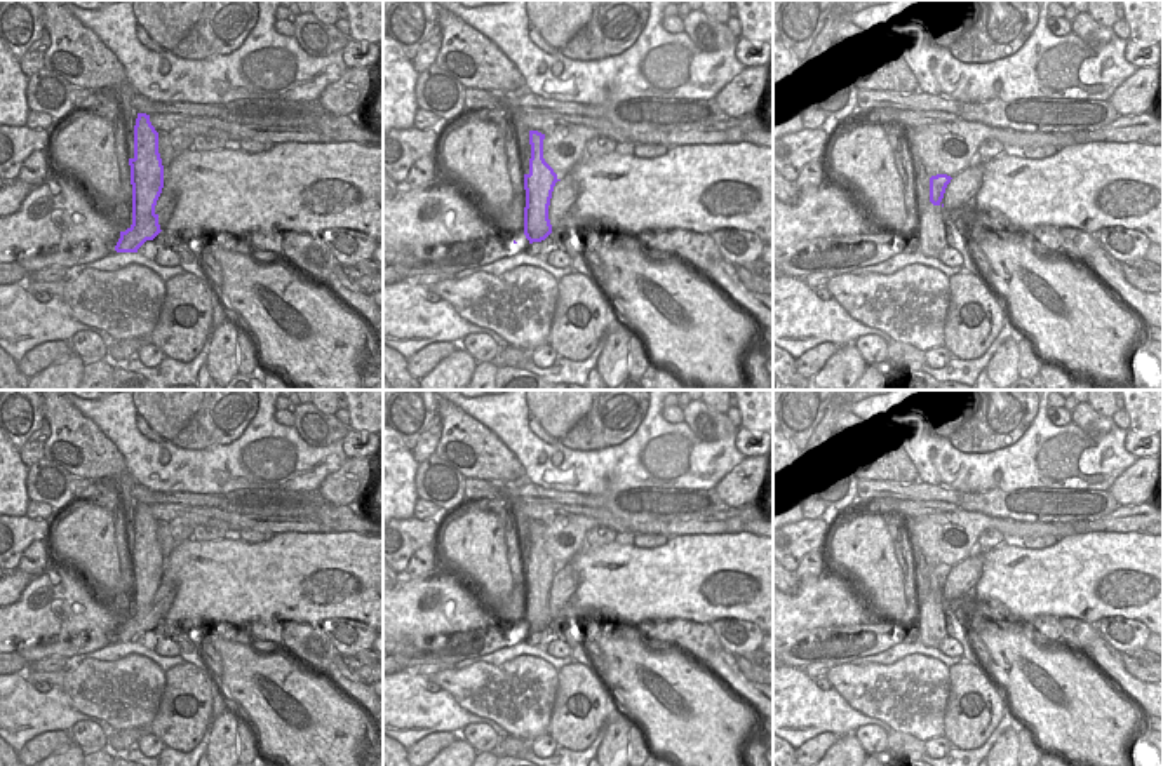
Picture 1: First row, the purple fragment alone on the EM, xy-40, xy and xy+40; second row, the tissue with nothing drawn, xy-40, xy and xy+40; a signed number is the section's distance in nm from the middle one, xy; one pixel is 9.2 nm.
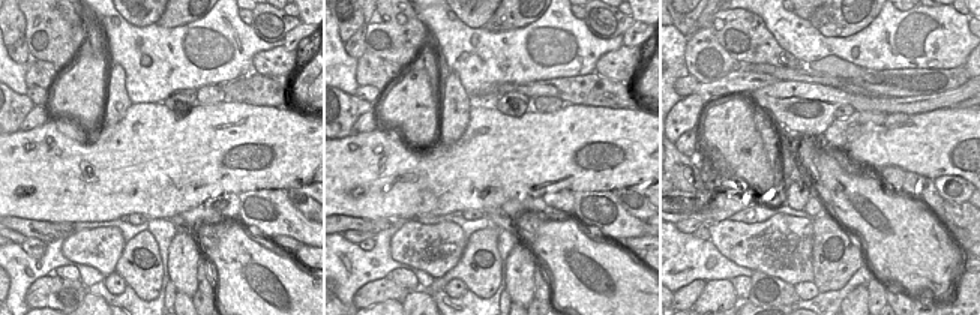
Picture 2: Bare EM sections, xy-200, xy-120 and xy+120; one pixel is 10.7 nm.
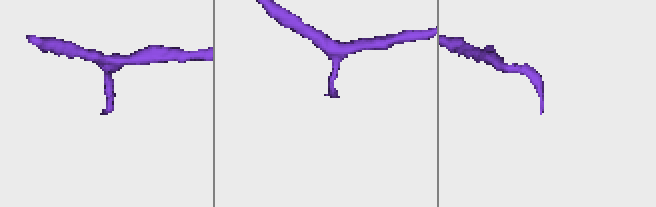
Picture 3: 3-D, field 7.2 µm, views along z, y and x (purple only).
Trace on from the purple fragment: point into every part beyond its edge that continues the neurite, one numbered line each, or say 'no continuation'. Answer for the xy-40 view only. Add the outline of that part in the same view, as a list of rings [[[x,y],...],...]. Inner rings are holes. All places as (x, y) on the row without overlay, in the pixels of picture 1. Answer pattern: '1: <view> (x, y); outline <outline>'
1: xy-40 (150, 638); outline [[[160,622],[153,630],[146,630],[138,642],[141,642],[145,648],[153,649],[160,639],[165,639],[164,635],[164,623]]]

